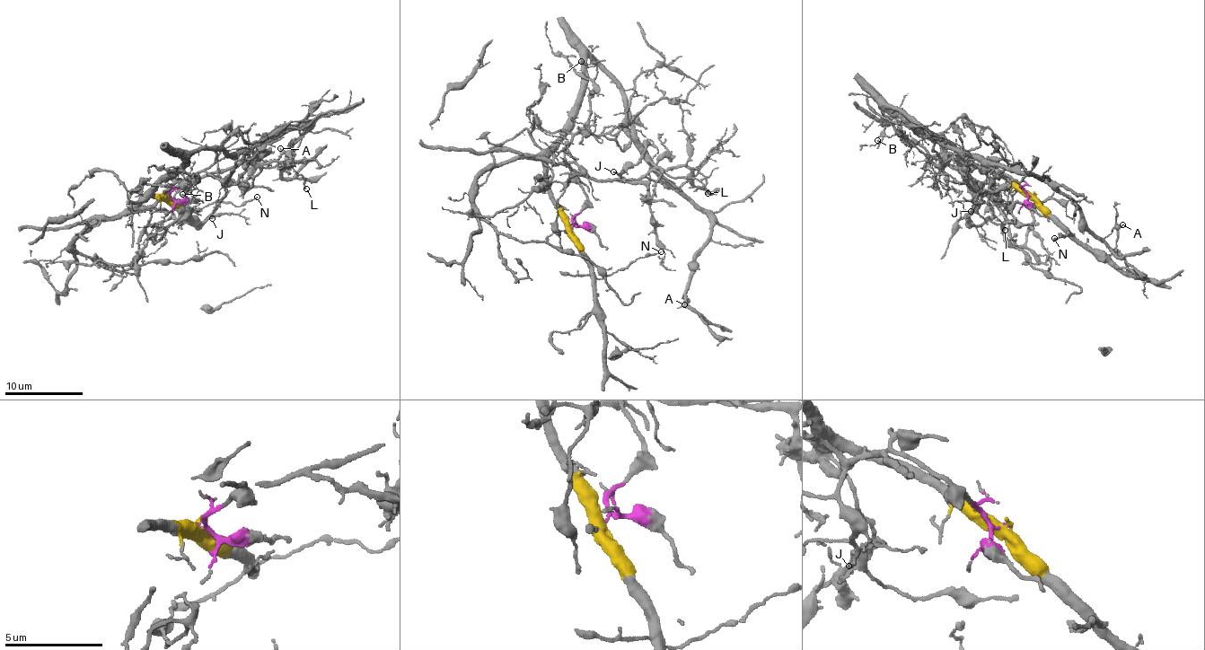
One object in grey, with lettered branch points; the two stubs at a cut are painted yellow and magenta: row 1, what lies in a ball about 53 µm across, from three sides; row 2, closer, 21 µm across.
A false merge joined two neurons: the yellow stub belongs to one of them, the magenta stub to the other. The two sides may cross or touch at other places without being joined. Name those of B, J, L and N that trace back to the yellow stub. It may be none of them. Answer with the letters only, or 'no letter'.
N

